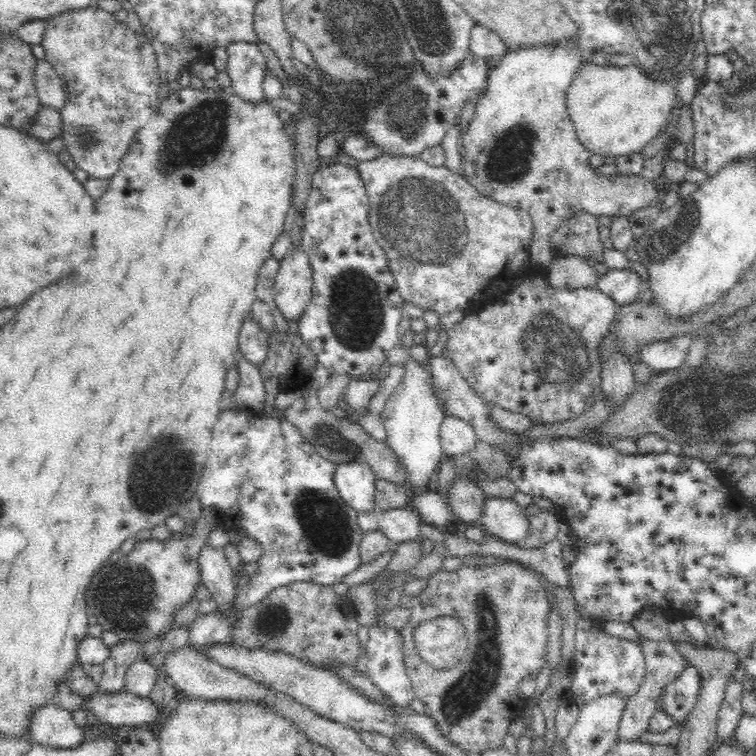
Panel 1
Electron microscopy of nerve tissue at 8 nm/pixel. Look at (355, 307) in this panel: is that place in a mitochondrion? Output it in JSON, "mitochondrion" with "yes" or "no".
{"mitochondrion":"yes"}

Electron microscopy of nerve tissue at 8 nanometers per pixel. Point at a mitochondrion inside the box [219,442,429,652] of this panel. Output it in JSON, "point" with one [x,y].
{"point":[328,528]}

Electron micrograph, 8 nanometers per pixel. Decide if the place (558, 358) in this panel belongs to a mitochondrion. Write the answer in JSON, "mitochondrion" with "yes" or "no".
{"mitochondrion":"yes"}

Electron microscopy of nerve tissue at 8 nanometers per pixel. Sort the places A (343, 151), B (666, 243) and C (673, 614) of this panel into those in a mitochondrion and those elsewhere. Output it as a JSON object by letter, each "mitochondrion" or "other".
{"A":"other","B":"mitochondrion","C":"other"}

